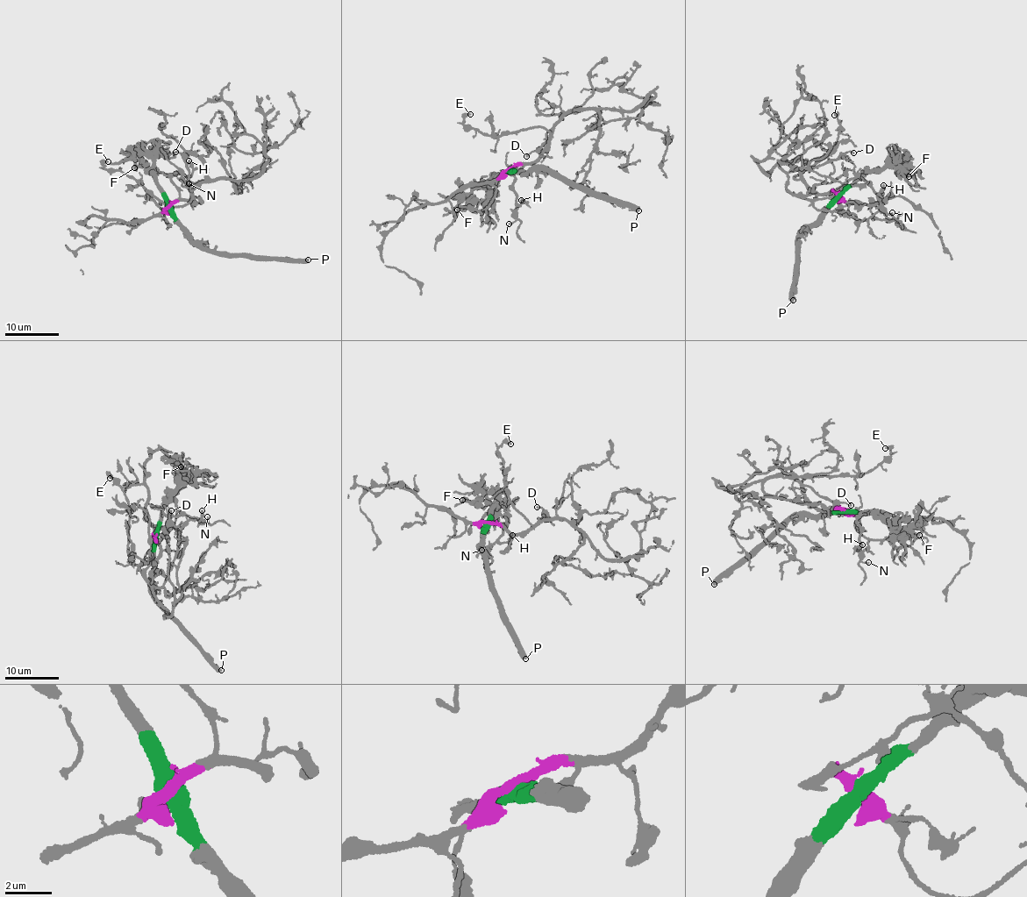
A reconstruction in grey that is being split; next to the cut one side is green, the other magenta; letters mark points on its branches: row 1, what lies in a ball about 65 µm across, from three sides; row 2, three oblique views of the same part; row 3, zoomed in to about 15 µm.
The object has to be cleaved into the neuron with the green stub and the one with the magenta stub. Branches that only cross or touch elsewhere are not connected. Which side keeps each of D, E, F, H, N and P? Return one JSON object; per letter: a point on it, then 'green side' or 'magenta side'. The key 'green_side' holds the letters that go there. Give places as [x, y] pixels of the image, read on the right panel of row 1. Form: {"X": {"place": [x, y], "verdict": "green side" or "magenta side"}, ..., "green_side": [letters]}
{"D": {"place": [853, 153], "verdict": "magenta side"}, "E": {"place": [834, 115], "verdict": "magenta side"}, "F": {"place": [909, 176], "verdict": "green side"}, "H": {"place": [883, 185], "verdict": "magenta side"}, "N": {"place": [892, 212], "verdict": "magenta side"}, "P": {"place": [793, 300], "verdict": "green side"}, "green_side": ["F", "P"]}

